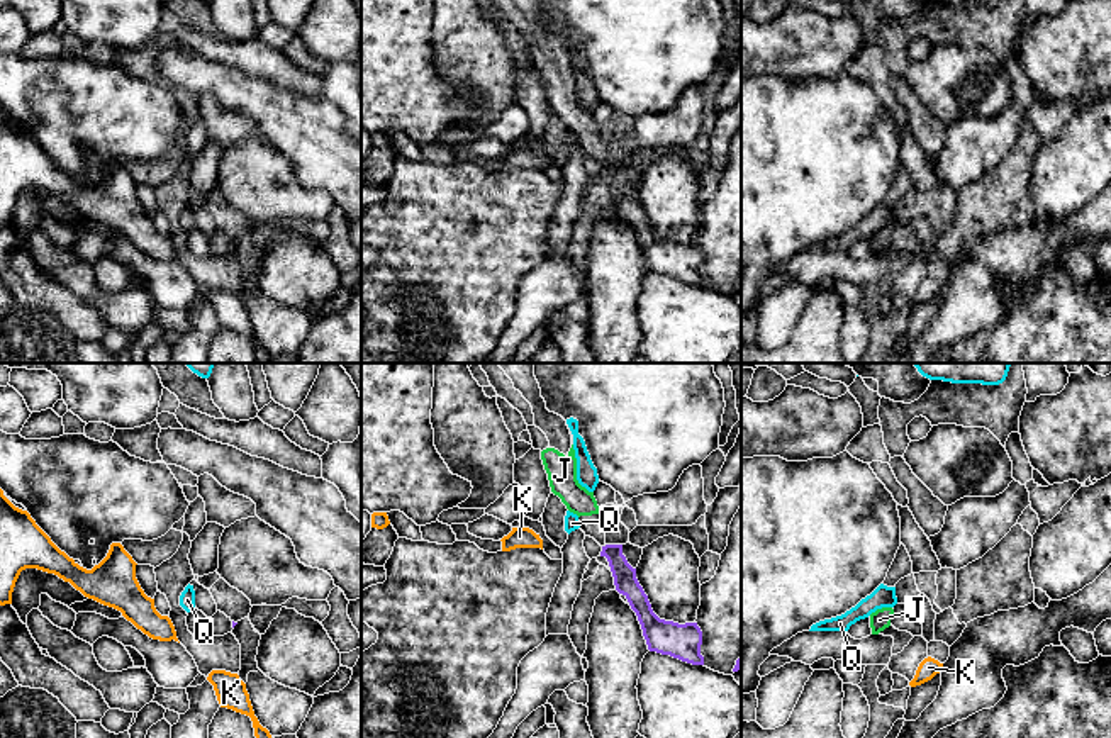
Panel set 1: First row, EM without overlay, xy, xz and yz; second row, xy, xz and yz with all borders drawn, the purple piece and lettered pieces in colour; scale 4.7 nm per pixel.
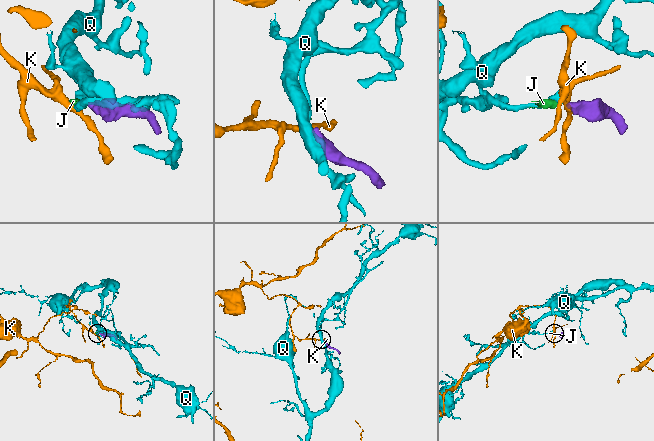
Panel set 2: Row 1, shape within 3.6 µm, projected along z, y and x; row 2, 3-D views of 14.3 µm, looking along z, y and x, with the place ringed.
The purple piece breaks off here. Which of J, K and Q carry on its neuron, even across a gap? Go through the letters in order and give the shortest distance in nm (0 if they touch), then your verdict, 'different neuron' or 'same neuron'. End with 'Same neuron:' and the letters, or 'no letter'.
J: gap 160 nm; same neuron
K: gap 280 nm; different neuron
Q: gap 150 nm; different neuron
Same neuron: J

